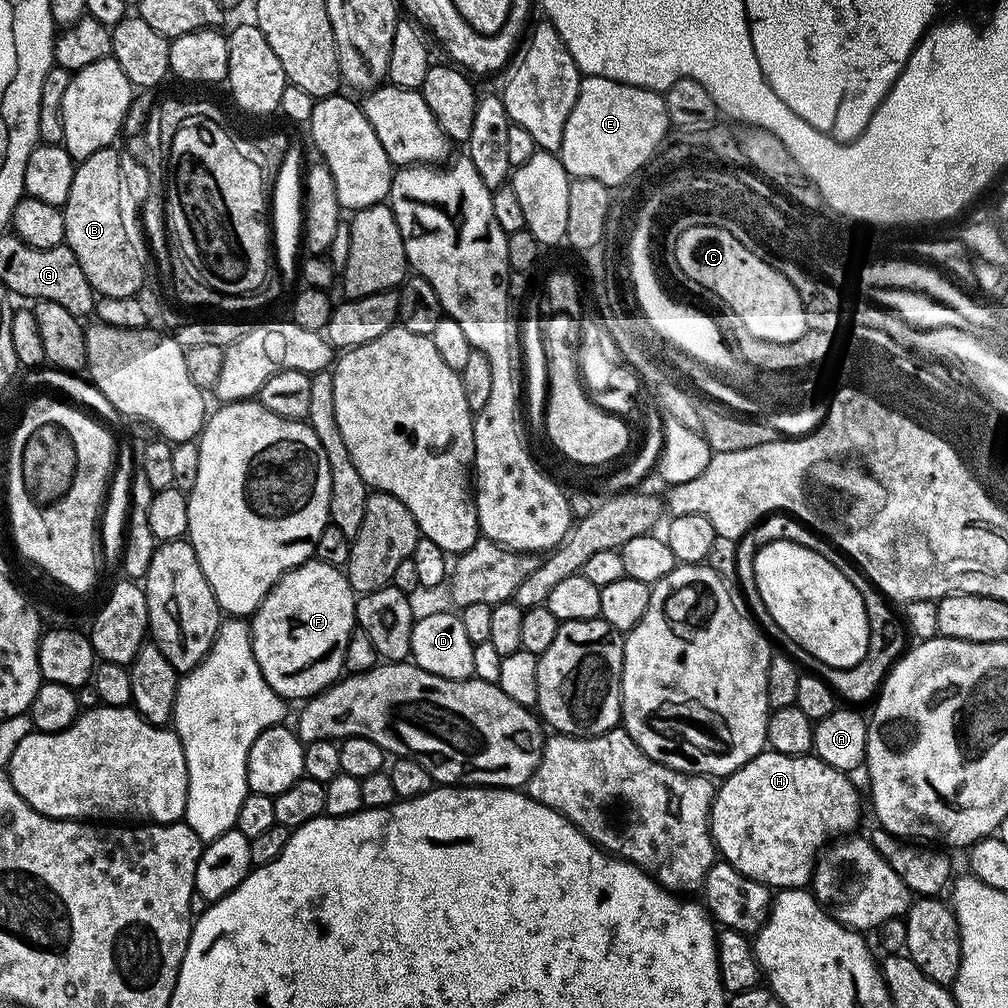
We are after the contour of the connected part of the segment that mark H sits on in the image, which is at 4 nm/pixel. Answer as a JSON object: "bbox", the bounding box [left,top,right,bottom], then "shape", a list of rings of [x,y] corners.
{"bbox":[712,750,860,890],"shape":[[[771,750],[760,752],[750,762],[743,764],[737,772],[732,772],[719,781],[716,797],[712,799],[712,841],[716,843],[717,853],[722,857],[723,863],[734,866],[734,870],[768,885],[773,890],[804,888],[811,881],[813,867],[825,845],[859,829],[856,827],[860,824],[860,792],[852,785],[852,779],[849,773],[834,770],[834,766],[826,766],[826,762],[822,762],[815,754],[791,756]]]}

